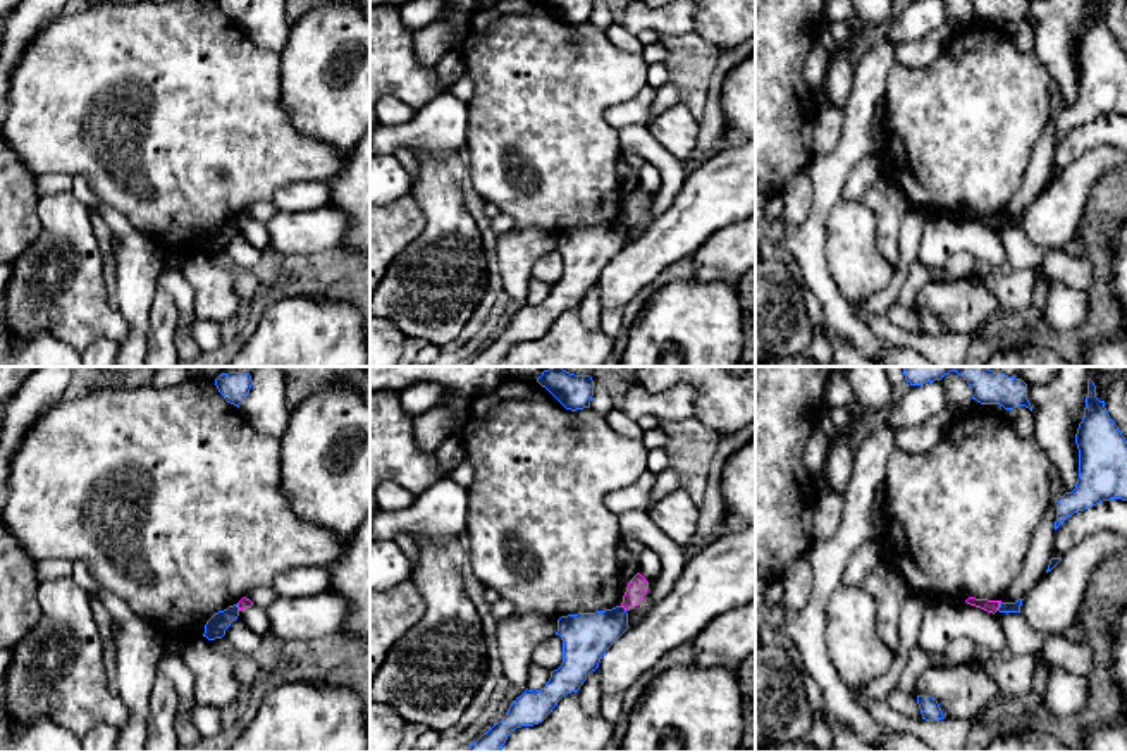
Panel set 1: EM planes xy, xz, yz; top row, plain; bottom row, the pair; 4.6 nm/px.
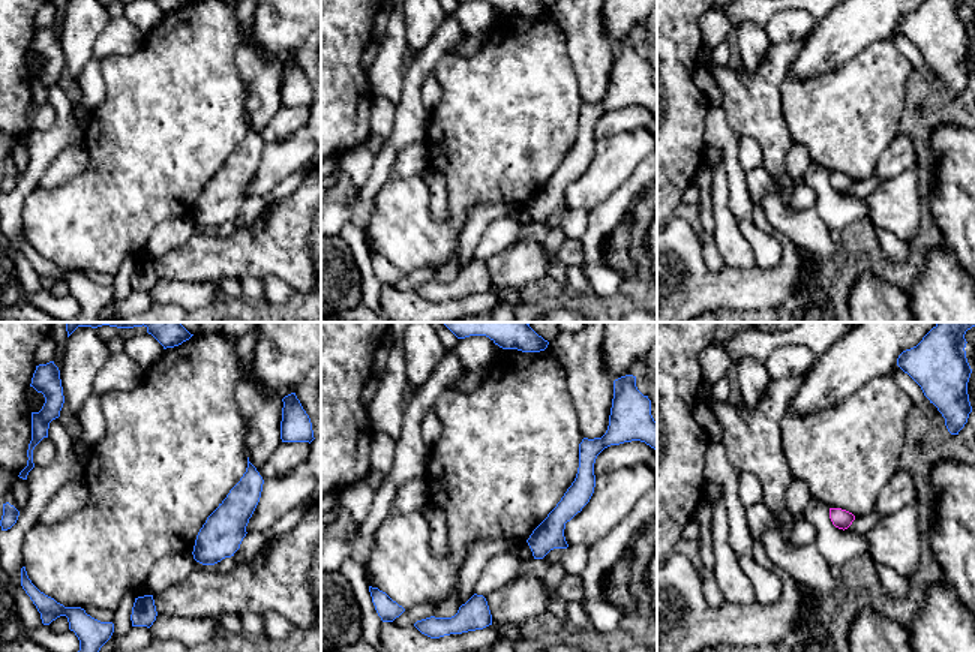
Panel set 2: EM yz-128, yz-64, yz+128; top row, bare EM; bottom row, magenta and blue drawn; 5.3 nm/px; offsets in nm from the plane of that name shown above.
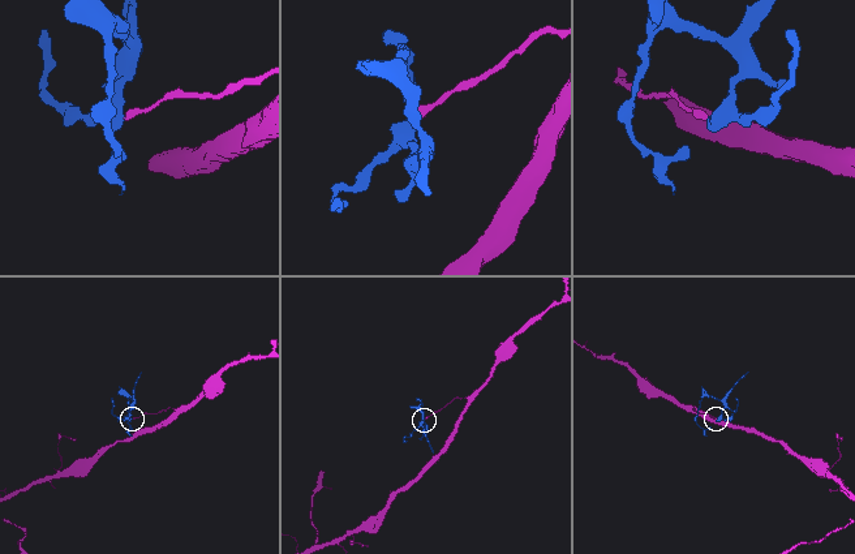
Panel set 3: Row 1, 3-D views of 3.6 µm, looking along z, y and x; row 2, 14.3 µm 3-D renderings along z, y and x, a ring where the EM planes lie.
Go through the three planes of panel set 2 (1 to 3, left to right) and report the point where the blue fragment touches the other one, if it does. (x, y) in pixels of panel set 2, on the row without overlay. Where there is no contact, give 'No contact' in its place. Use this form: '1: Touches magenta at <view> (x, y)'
1: No contact
2: No contact
3: No contact

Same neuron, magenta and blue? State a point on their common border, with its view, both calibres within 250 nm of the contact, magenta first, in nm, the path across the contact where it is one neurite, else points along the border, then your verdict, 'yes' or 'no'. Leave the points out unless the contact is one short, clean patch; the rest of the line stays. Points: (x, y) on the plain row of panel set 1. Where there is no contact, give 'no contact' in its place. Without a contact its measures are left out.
yz (998, 221) | 60/50 nm | along yz (1000, 215), (997, 224) | no

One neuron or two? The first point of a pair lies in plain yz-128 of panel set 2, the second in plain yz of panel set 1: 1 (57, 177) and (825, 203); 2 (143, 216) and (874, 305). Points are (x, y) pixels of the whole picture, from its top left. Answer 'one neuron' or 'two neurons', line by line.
1: two neurons
2: two neurons

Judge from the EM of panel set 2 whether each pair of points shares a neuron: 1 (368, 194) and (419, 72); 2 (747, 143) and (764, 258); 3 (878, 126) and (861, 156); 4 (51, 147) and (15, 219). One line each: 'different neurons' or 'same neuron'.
1: same neuron
2: different neurons
3: same neuron
4: same neuron

